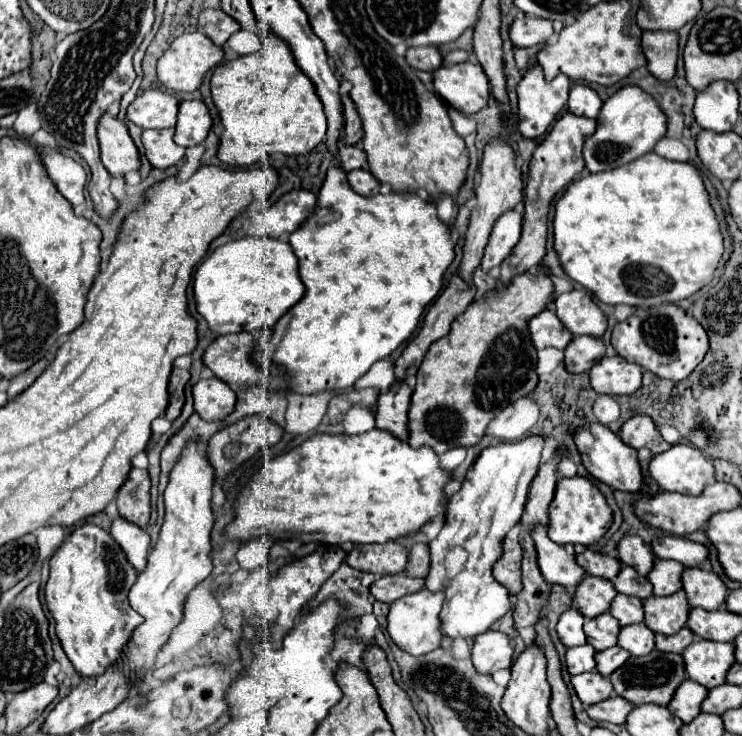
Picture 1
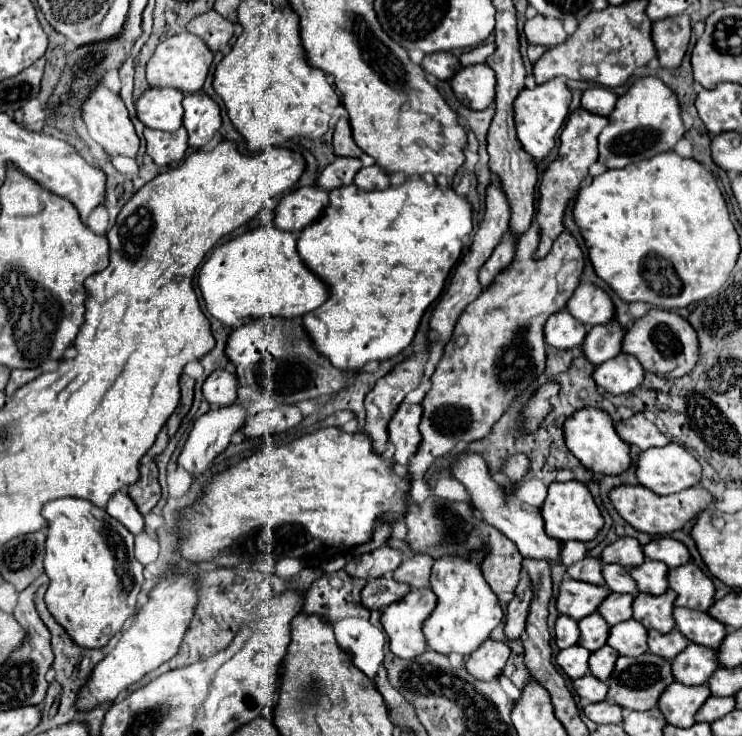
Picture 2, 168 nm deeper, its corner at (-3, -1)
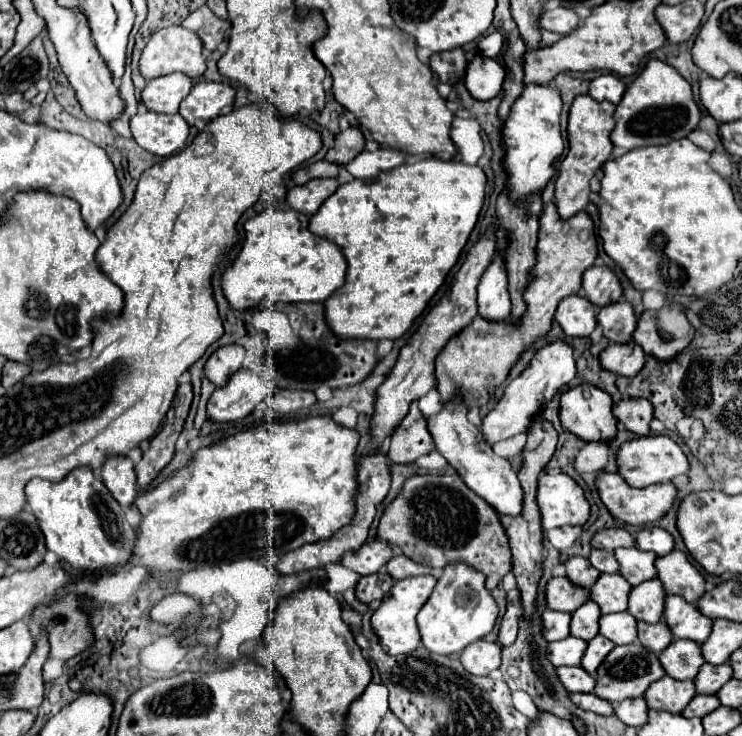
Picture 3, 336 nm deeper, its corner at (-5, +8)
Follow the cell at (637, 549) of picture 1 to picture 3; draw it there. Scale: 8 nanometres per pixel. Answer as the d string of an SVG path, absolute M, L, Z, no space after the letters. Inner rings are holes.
M609 528L603 532L597 532L591 540L593 548L605 548L605 550L615 550L615 548L633 548L635 538L625 530L625 528Z

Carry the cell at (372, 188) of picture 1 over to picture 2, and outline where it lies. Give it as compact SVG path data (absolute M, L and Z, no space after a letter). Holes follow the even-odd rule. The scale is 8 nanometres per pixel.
M361 167L355 175L355 185L361 191L375 191L375 189L387 189L389 187L389 173L385 173L381 167Z

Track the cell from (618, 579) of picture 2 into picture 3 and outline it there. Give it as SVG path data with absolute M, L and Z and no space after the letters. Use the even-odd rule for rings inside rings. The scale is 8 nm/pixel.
M593 550L589 556L589 562L599 572L619 572L619 562L615 560L611 550Z

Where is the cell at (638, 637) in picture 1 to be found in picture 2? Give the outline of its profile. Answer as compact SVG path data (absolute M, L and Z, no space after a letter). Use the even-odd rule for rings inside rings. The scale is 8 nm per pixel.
M635 619L623 621L609 629L607 645L611 645L619 655L635 657L647 651L647 629Z

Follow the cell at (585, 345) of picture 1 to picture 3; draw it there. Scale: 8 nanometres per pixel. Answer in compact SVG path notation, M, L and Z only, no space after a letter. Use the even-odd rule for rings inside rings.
M615 302L599 310L597 326L603 330L603 336L609 342L623 344L631 340L631 334L637 326L637 318L629 302Z

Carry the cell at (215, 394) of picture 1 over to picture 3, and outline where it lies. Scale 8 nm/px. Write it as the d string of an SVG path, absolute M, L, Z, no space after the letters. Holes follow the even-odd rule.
M229 344L229 346L221 346L217 348L209 360L205 362L205 376L217 386L225 386L229 376L233 376L239 368L241 368L241 362L245 358L245 350L243 346L237 346L237 344Z

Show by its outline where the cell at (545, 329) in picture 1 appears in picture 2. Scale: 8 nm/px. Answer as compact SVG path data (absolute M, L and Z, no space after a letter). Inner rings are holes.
M567 309L551 315L545 323L545 341L557 349L579 347L585 335L587 335L585 325L575 321L575 317Z

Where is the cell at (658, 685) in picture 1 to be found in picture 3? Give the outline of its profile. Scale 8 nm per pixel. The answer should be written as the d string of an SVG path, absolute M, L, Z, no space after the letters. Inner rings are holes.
M627 644L627 646L615 646L609 656L605 658L605 662L597 668L597 686L595 686L595 694L609 700L611 704L619 704L627 698L639 698L647 692L647 688L665 676L665 670L659 662L659 656L651 650L647 650L645 646L637 644Z

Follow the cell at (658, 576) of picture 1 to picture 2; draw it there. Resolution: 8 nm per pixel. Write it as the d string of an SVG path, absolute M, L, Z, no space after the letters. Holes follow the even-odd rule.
M645 561L639 567L629 567L629 575L635 579L637 589L649 595L661 595L667 591L669 567L659 561Z

